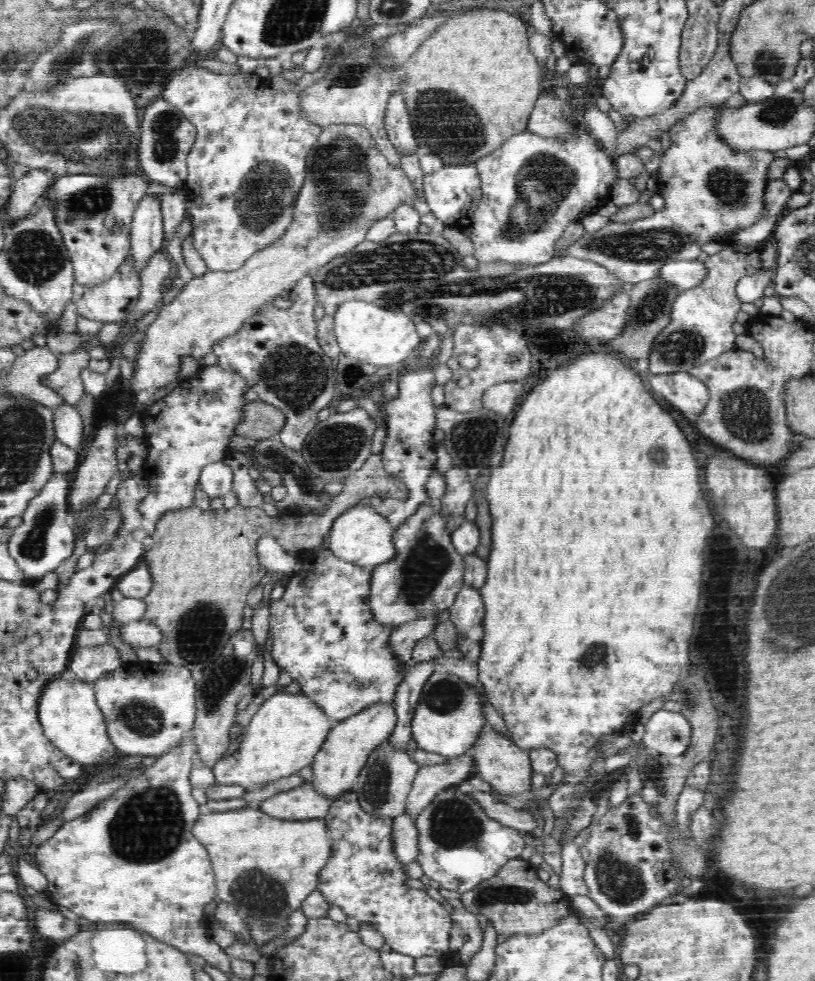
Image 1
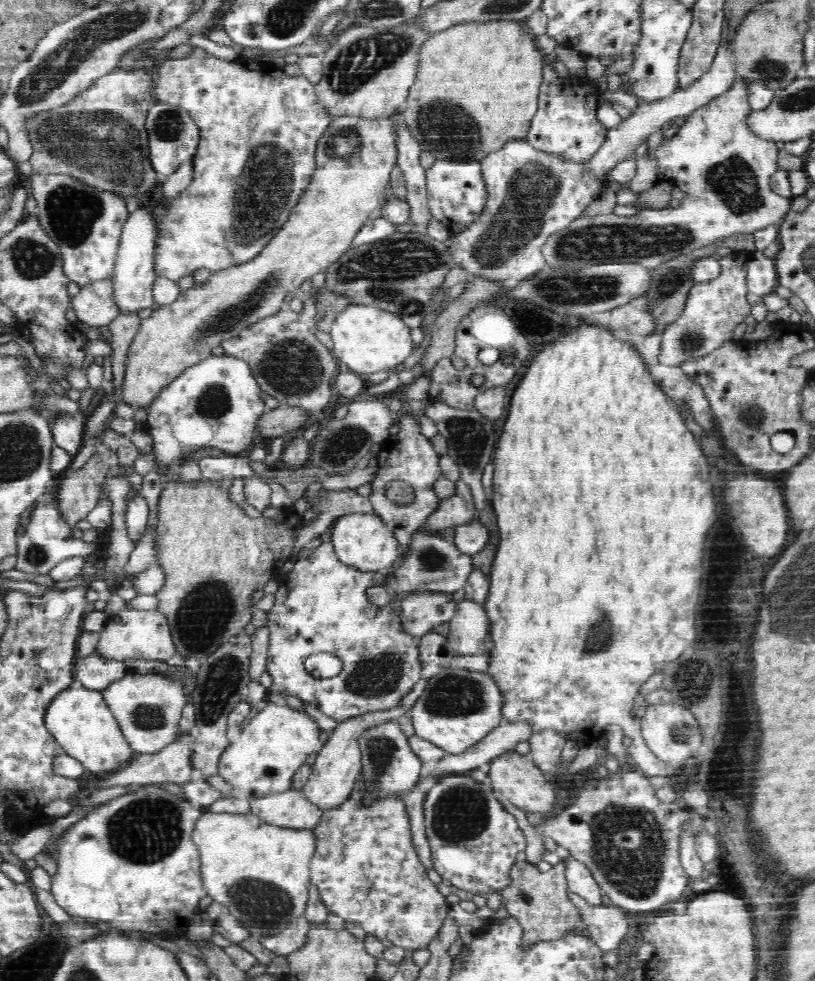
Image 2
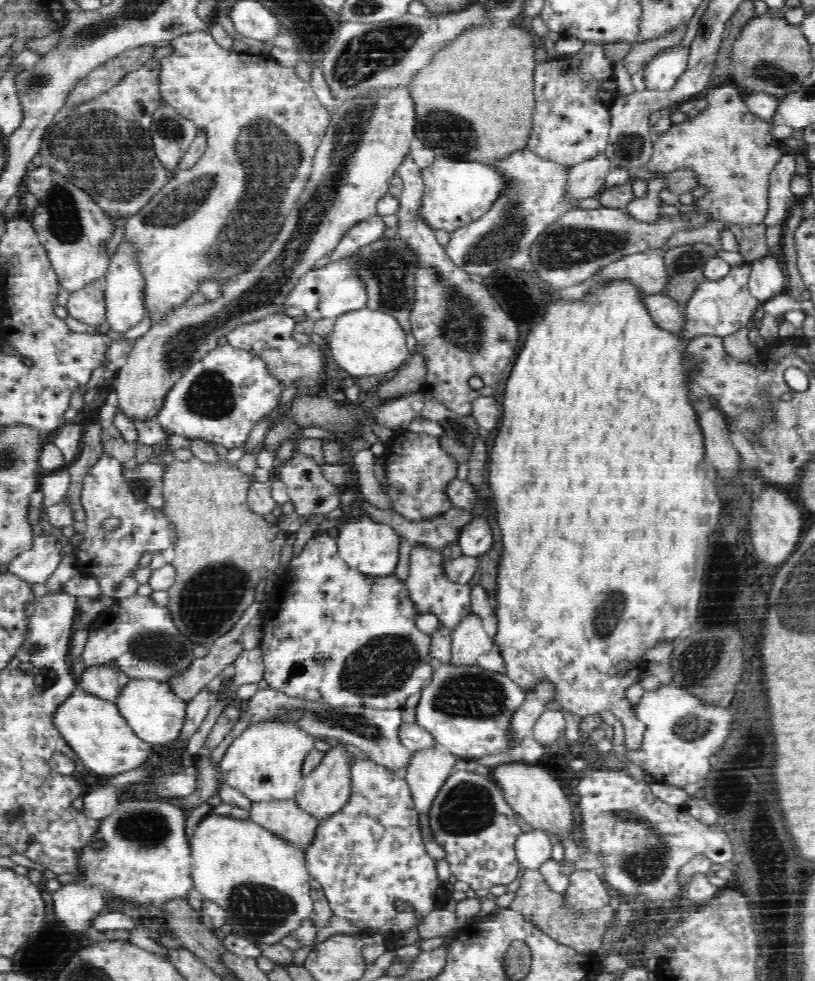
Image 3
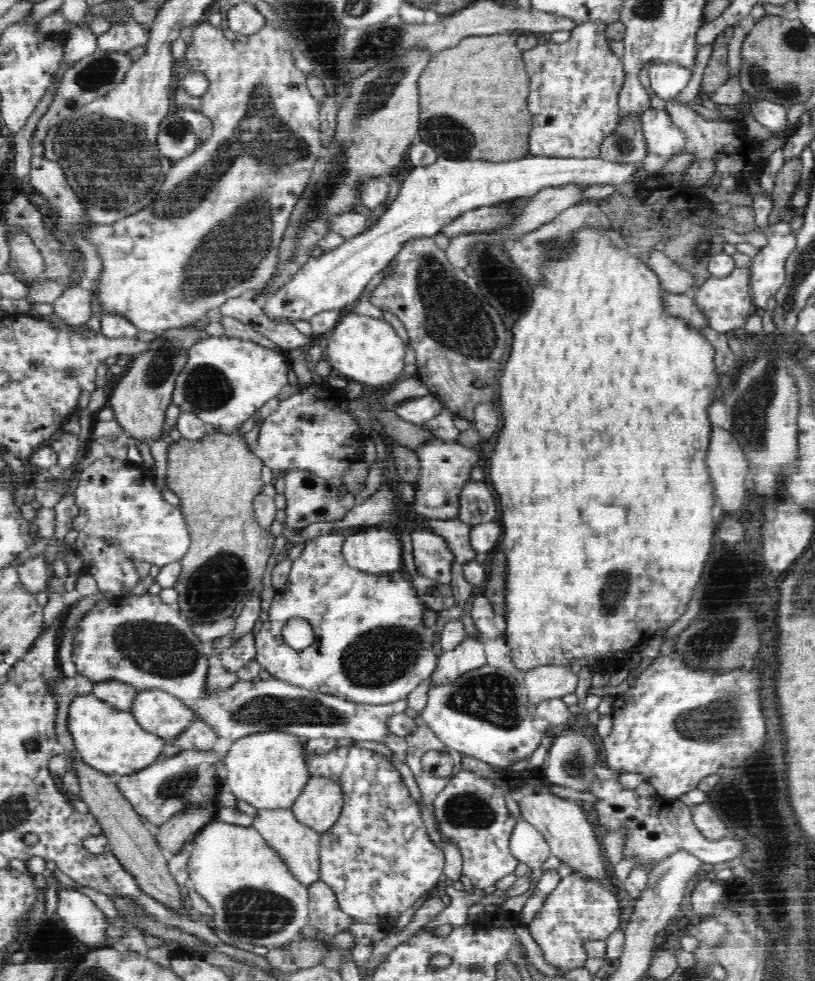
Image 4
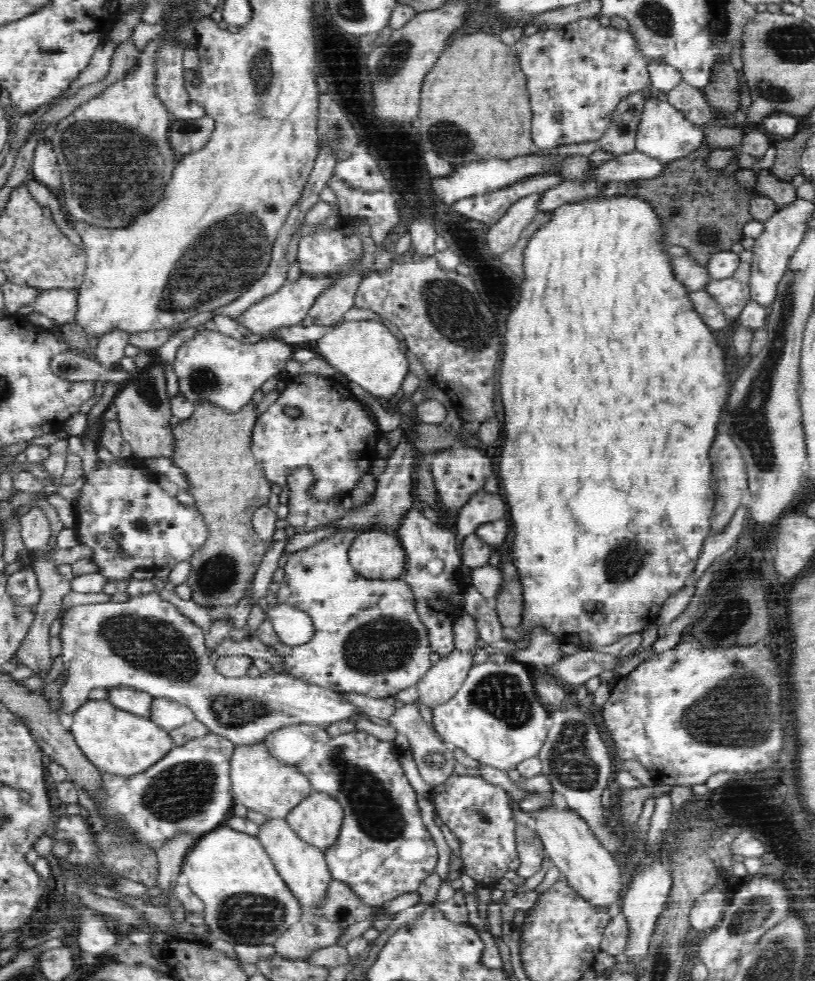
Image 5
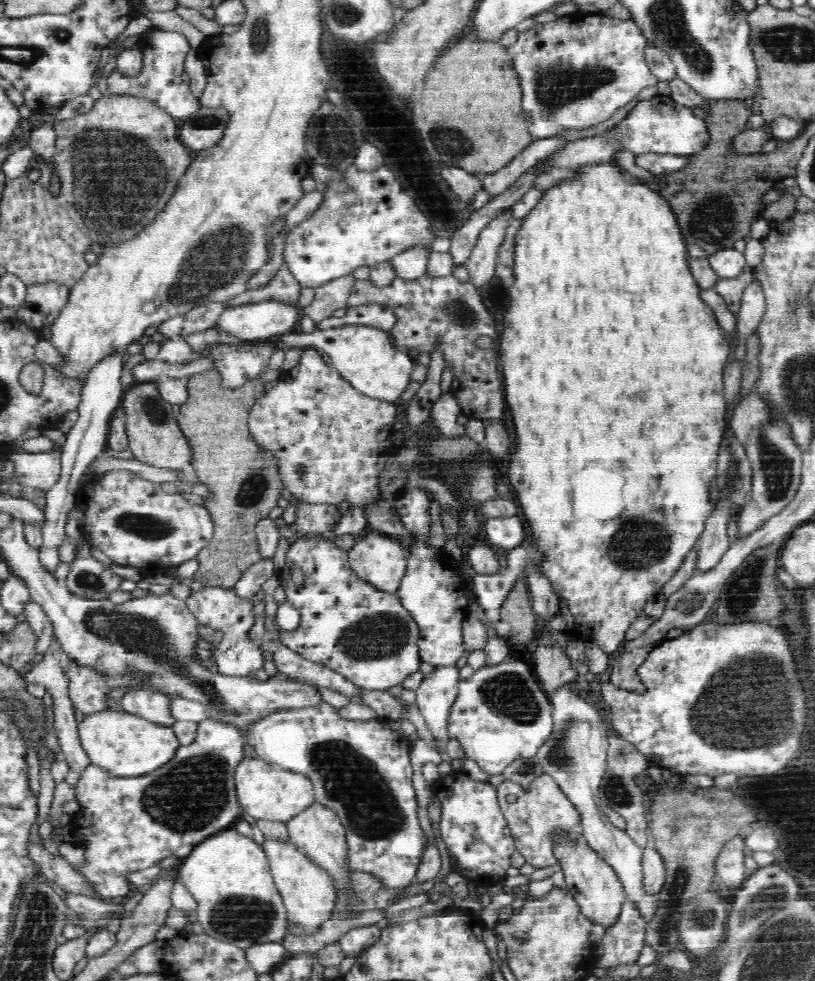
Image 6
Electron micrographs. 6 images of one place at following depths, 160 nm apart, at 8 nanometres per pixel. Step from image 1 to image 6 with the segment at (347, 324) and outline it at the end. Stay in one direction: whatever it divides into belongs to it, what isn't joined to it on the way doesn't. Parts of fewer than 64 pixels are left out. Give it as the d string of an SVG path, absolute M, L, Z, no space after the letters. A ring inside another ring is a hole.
M346 325L328 331L316 329L310 334L291 331L270 340L246 341L244 344L248 346L274 345L284 350L291 347L313 347L318 353L326 353L335 370L360 393L391 403L398 400L406 390L411 381L410 373L413 371L414 360L406 350L396 347L391 333L372 326Z

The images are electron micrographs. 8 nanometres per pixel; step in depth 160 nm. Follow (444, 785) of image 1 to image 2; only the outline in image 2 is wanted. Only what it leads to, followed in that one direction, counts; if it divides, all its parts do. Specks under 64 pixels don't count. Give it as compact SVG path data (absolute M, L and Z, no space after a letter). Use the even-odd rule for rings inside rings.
M501 722L468 750L443 756L429 777L440 780L448 775L475 770L483 764L489 764L501 754L514 751L518 742L528 741L532 734L531 726L527 722Z

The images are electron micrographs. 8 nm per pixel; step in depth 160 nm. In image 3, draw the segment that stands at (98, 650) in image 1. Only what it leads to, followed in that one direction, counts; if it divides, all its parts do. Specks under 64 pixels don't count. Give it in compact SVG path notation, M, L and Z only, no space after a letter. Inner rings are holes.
M98 665L84 669L78 681L87 693L114 703L120 697L121 690L125 688L129 679L116 668Z

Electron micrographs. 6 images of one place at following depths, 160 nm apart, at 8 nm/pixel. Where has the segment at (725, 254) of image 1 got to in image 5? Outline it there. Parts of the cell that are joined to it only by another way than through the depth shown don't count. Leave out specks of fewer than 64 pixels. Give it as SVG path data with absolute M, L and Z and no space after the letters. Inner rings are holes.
M741 262L730 278L711 279L709 284L703 288L722 308L724 317L728 319L740 317L744 306L748 304L748 300L751 300L749 296L750 275L751 265Z

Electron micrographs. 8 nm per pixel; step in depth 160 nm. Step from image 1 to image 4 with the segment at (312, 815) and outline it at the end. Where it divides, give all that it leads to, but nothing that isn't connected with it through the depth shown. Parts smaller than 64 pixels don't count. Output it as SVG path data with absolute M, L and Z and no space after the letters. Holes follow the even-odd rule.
M258 809L253 816L252 827L264 841L286 861L286 868L297 881L309 887L321 878L321 834L316 834L308 826L302 825L292 809Z

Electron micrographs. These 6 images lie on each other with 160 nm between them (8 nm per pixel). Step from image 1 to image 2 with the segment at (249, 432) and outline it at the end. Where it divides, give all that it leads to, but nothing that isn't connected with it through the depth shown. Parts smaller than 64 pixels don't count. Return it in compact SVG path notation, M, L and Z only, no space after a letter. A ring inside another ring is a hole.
M279 406L267 410L258 420L258 434L263 437L282 436L285 432L296 432L304 426L311 414L300 406Z

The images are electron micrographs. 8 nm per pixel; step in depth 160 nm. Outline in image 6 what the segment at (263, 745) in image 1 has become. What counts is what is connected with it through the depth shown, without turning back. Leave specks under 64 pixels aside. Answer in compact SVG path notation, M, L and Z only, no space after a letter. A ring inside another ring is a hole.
M244 757L235 770L235 790L243 813L254 819L288 822L302 814L316 803L311 781L302 774L296 774L280 765L270 765L260 757Z

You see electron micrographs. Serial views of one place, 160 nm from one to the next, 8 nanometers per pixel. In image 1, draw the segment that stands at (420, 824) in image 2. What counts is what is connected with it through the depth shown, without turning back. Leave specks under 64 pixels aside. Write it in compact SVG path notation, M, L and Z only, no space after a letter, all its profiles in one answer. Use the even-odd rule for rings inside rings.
M403 813L397 816L392 824L392 843L394 856L402 864L414 862L419 853L418 830L416 817Z

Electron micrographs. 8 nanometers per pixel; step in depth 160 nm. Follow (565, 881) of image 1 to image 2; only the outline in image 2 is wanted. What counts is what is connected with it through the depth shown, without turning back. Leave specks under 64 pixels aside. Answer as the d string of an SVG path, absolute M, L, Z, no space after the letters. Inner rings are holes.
M569 856L563 860L565 862L565 877L569 892L574 892L577 896L586 900L592 906L605 903L599 884L594 880L593 874L588 867L579 860Z

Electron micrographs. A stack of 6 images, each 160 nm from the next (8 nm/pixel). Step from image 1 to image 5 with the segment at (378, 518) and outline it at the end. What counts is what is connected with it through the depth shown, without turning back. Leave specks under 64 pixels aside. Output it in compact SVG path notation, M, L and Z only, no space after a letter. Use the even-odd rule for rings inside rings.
M387 530L360 533L347 555L354 571L369 579L394 580L406 570L406 551L396 534Z

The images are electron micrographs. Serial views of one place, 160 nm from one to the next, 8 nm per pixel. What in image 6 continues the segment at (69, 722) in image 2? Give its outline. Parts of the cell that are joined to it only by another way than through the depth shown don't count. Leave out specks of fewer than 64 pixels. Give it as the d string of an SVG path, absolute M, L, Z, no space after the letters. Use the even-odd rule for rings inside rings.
M108 709L89 714L77 724L77 729L90 764L120 777L140 777L158 770L174 758L181 745L171 727L126 711Z

